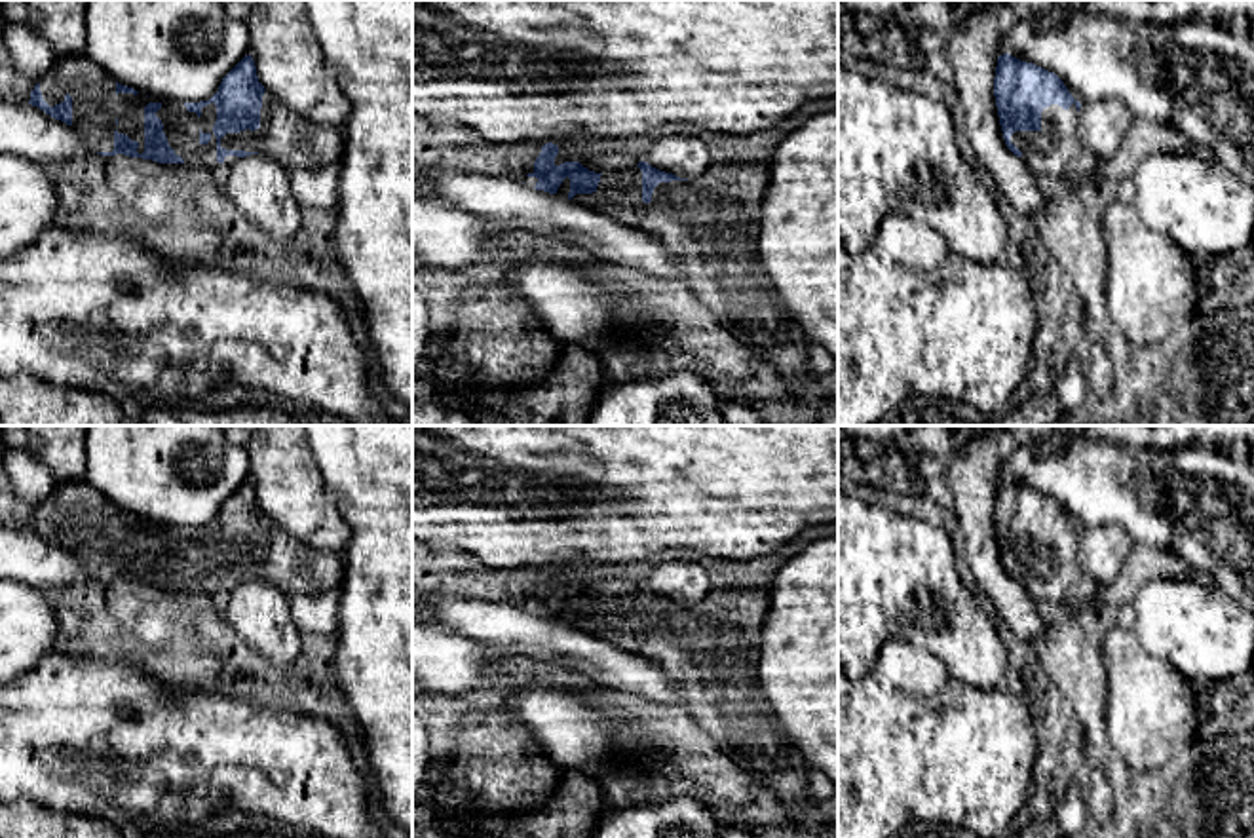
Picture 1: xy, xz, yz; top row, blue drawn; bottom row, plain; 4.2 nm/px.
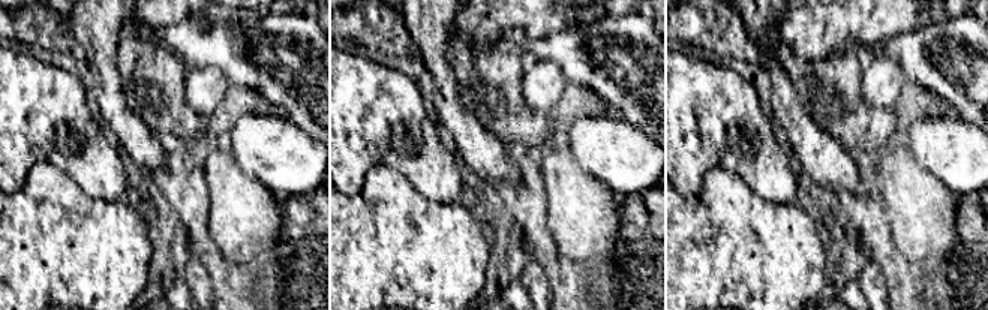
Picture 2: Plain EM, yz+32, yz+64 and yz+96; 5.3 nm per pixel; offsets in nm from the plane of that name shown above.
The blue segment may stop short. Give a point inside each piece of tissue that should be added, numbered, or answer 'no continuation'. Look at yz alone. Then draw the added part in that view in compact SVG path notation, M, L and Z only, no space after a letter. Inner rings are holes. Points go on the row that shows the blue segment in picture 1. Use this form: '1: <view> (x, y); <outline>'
1: yz (1055, 152); M1075 103L1068 110L1051 105L1041 112L1039 131L1015 131L1011 143L1041 181L1066 181L1091 192L1102 186L1102 163L1081 146L1077 118Z

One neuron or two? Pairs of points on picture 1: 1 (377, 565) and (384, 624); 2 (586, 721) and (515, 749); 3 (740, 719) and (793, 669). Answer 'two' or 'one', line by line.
1: one
2: two
3: two

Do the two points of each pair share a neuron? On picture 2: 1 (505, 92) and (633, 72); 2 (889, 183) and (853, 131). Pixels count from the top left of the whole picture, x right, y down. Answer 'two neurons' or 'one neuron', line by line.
1: two neurons
2: two neurons

